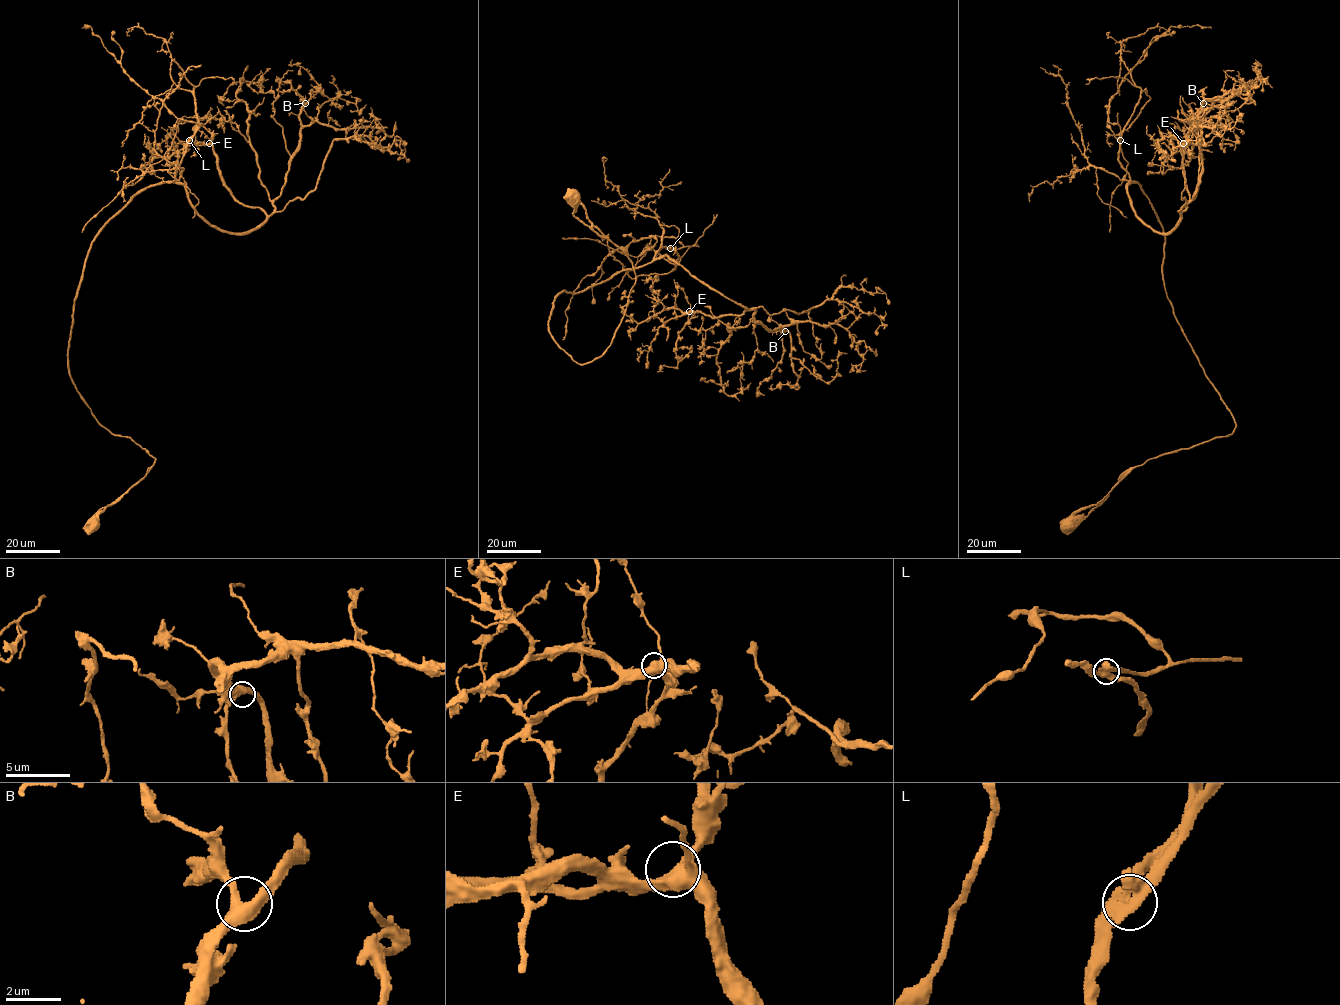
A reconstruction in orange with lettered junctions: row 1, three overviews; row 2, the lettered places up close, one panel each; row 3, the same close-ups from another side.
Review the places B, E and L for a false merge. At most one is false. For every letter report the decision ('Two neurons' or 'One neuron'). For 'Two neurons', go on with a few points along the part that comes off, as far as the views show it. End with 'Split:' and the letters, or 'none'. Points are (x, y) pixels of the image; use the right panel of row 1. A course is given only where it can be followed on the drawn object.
B: One neuron
E: One neuron
L: Two neurons. Course of the part to remove: (1119, 140), (1120, 127), (1108, 119), (1109, 100), (1121, 80), (1144, 57), (1150, 40), (1171, 26), (1211, 28)
Split: L

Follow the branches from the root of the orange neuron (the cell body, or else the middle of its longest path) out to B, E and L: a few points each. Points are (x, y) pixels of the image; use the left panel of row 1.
B: (92, 523), (155, 458), (99, 423), (69, 372), (91, 242), (164, 182), (219, 230), (256, 228), (305, 103)
E: (92, 523), (155, 458), (71, 378), (84, 261), (164, 182), (221, 230), (258, 227), (209, 143)
L: (92, 523), (155, 458), (103, 427), (71, 378), (84, 261), (134, 196), (174, 179), (189, 140)

